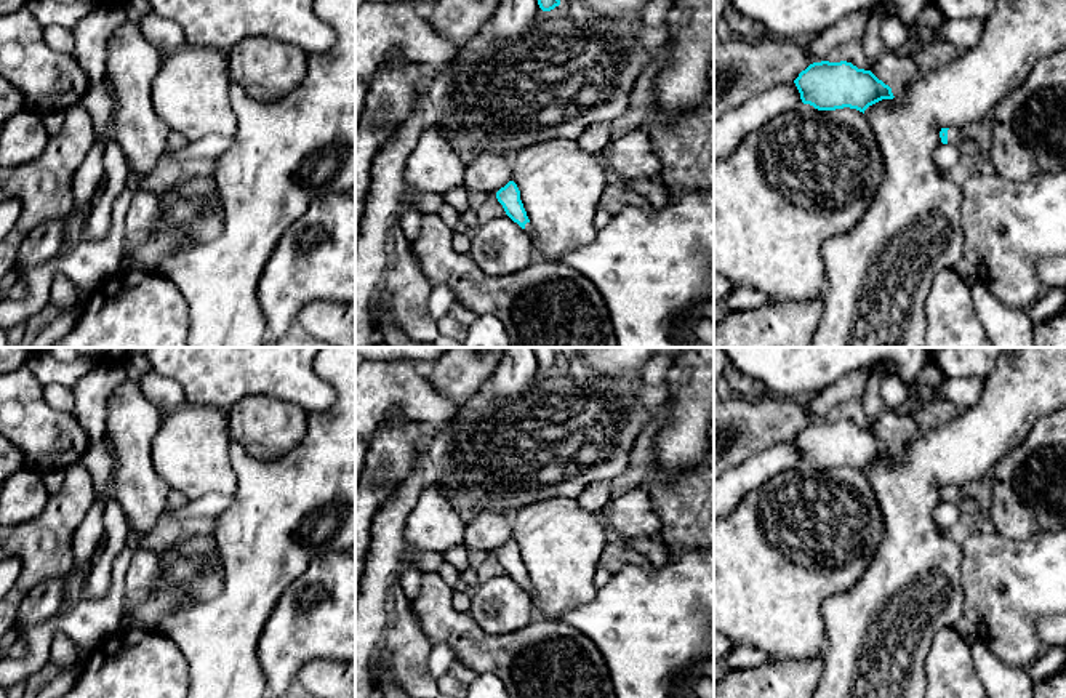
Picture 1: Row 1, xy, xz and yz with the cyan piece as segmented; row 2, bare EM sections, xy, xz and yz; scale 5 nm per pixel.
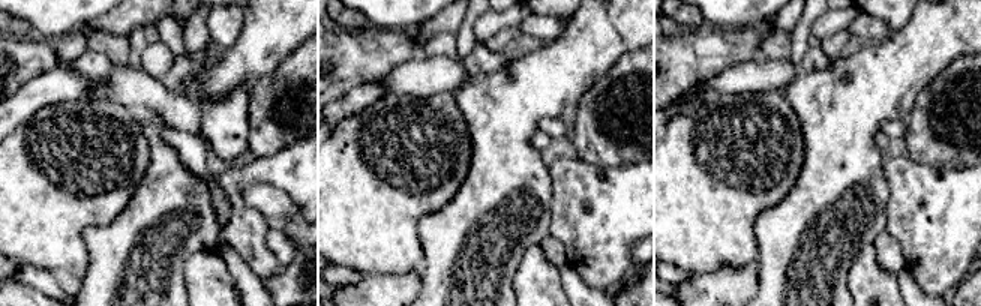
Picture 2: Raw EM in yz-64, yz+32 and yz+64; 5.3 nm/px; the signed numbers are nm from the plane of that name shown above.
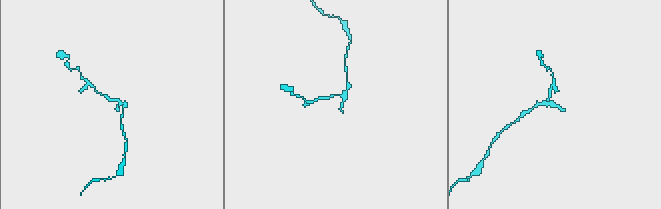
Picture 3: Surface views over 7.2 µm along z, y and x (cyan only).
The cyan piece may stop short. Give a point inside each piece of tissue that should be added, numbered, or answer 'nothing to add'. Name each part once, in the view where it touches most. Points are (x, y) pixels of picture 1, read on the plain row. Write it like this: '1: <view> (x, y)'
1: yz (954, 497)

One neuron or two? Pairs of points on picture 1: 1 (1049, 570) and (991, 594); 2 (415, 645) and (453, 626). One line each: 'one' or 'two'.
1: one
2: two

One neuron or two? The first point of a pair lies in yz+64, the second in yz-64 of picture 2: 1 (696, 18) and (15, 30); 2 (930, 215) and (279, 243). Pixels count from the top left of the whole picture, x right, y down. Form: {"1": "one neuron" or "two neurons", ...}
{"1": "one neuron", "2": "two neurons"}

